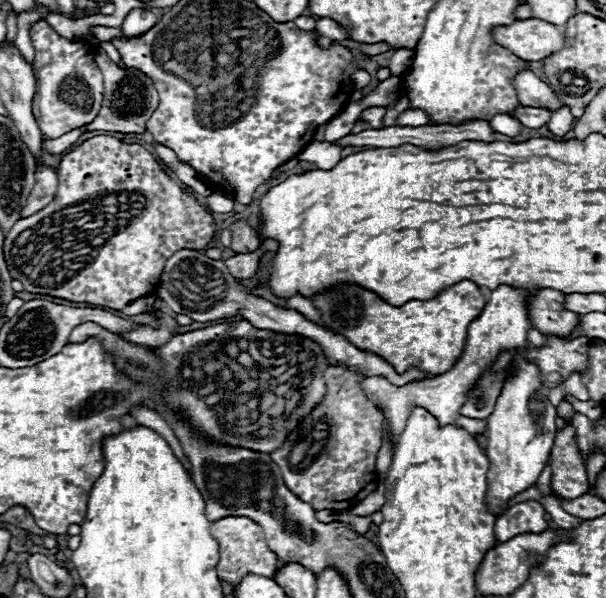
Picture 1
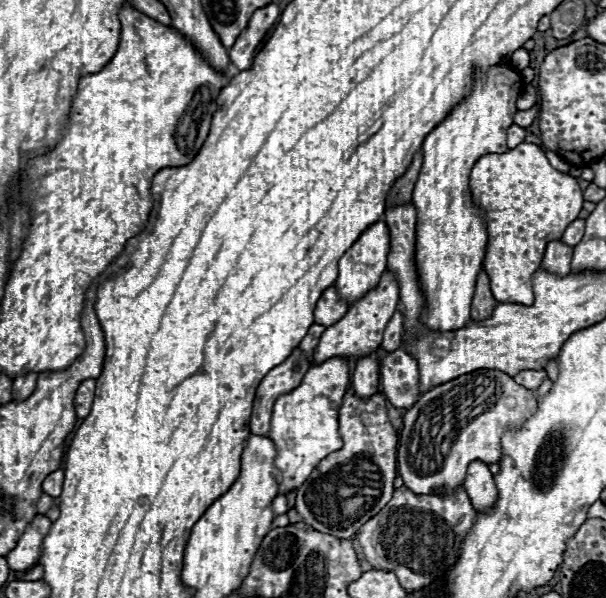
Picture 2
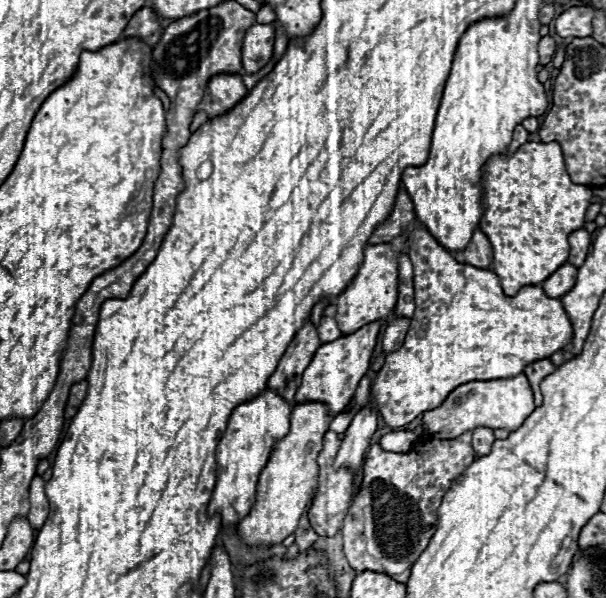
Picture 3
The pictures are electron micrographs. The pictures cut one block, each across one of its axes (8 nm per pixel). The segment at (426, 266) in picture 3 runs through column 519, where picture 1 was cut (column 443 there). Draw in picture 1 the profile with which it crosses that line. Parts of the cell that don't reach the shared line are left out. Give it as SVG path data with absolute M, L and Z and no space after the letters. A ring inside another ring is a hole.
M470 280L450 286L432 300L410 300L404 306L390 306L374 292L358 286L340 286L314 296L312 302L326 326L348 338L356 348L384 358L398 374L414 366L432 376L448 372L458 362L466 346L468 324L480 316L486 304L480 288Z

